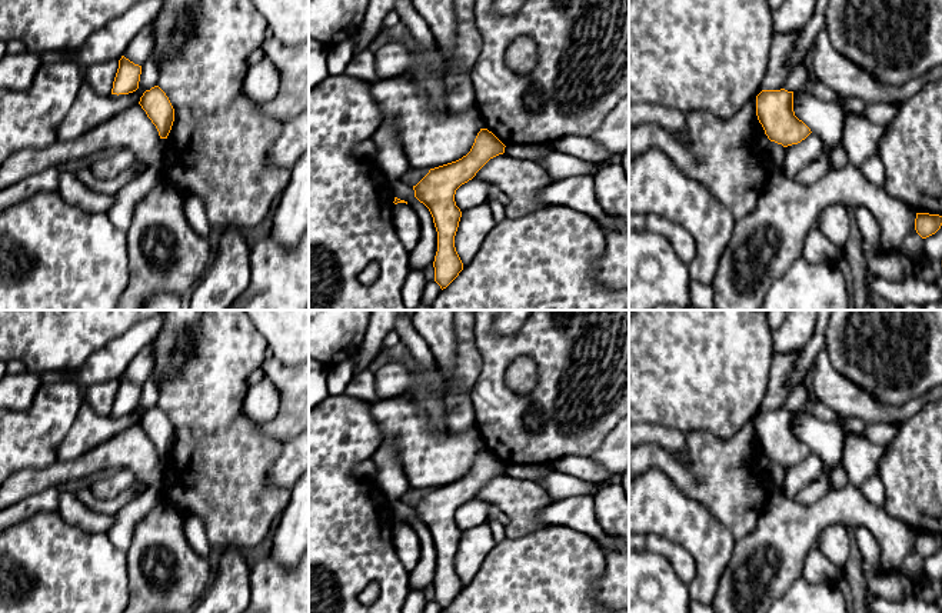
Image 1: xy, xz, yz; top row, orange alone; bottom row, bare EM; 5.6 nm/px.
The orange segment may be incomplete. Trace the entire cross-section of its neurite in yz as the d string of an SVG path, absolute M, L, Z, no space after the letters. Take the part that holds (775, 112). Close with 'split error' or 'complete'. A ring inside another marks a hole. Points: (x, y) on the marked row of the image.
M762 90L756 96L756 116L770 141L783 147L798 144L812 131L795 116L793 91Z | complete

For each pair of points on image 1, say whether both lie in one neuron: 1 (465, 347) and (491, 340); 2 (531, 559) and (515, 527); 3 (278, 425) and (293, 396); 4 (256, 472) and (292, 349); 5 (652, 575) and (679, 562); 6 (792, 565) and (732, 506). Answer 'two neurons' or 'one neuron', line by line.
1: two neurons
2: two neurons
3: one neuron
4: two neurons
5: two neurons
6: two neurons

